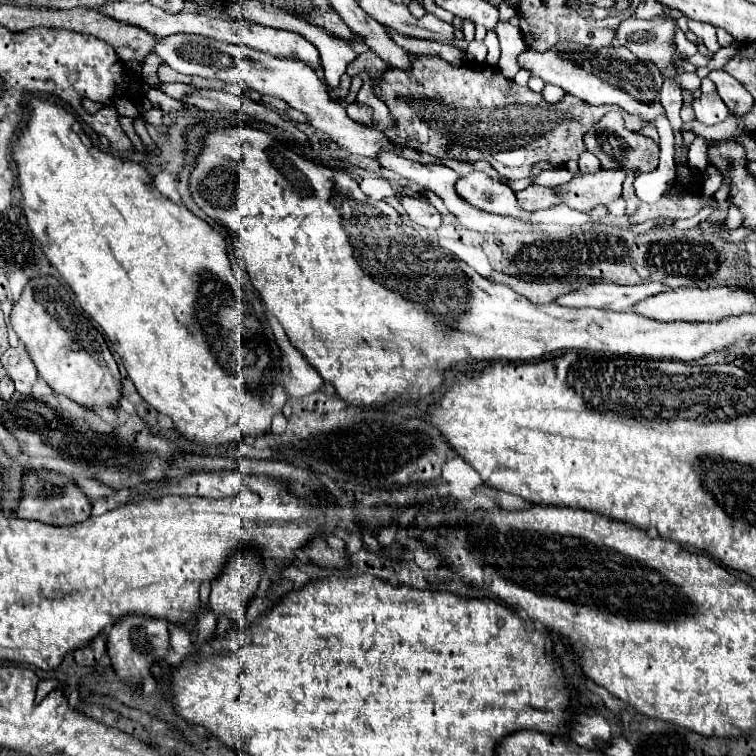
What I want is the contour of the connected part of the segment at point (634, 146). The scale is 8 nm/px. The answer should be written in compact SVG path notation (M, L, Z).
M615 111L607 113L597 125L593 125L587 133L585 133L585 147L589 153L593 153L599 161L601 161L601 167L603 169L613 169L613 167L623 167L627 171L627 179L625 179L625 189L623 189L623 199L627 201L627 215L633 215L637 205L639 205L639 197L635 195L635 189L633 189L633 169L639 169L639 171L653 171L659 163L659 145L641 135L641 133L633 133L633 131L627 131L625 125L623 125L623 117Z

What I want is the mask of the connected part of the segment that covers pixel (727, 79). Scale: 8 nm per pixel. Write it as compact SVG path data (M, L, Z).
M723 69L711 71L709 79L715 83L719 97L725 101L725 105L737 117L743 117L753 107L753 97L749 95L749 91L735 77L731 77L727 71L723 71Z

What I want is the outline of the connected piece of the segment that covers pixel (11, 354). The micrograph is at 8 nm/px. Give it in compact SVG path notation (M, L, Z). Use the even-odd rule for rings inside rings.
M23 343L7 349L1 355L1 367L15 381L15 389L19 393L25 393L25 395L31 393L31 387L37 381L37 369L35 369L29 353L25 351Z

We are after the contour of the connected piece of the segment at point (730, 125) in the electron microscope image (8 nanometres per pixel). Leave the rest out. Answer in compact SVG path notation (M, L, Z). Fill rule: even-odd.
M729 115L725 121L706 126L695 120L692 123L685 123L681 131L693 131L697 136L701 136L707 140L723 140L730 139L731 137L741 137L747 135L742 118L737 118Z

